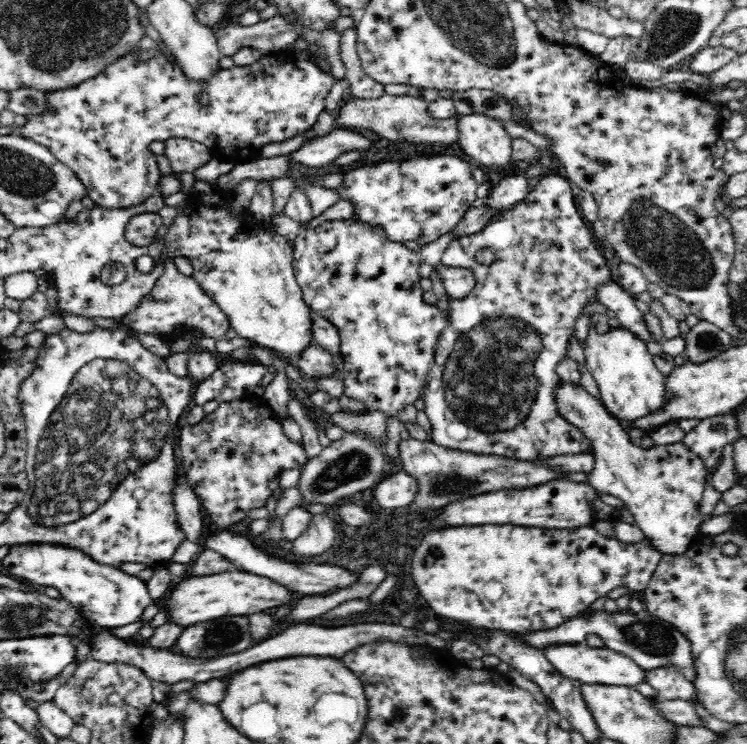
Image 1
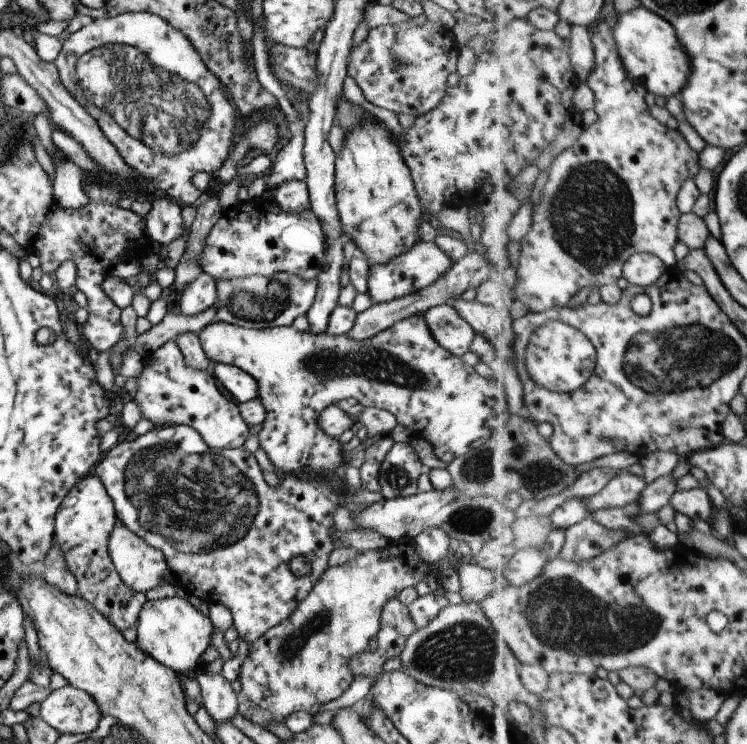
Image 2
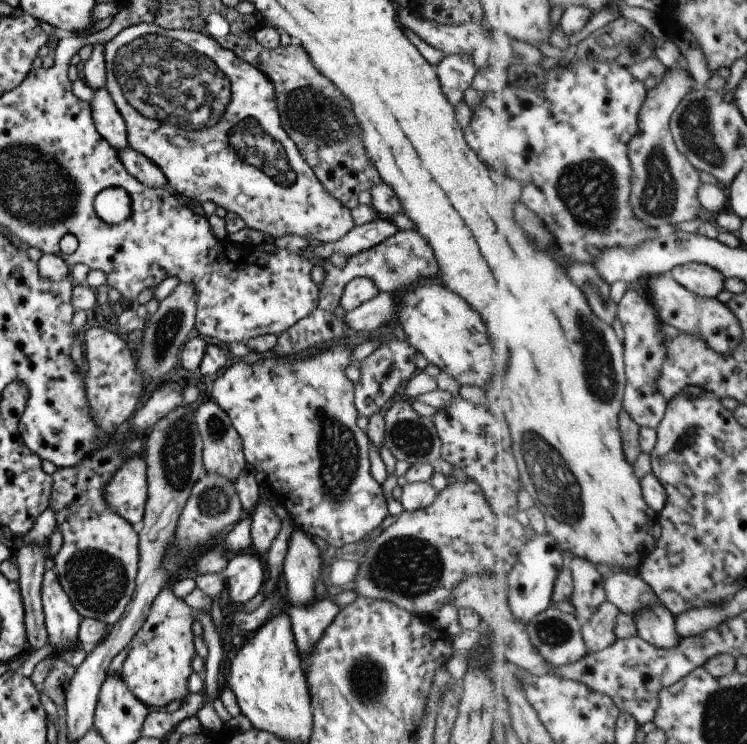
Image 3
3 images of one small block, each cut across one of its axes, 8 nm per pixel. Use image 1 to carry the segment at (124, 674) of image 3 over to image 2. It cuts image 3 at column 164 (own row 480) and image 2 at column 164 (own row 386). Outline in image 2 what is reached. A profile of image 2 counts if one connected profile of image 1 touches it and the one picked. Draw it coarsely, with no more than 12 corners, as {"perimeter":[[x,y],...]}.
{"perimeter":[[118,523],[109,555],[121,579],[145,593],[168,582],[163,552]]}

